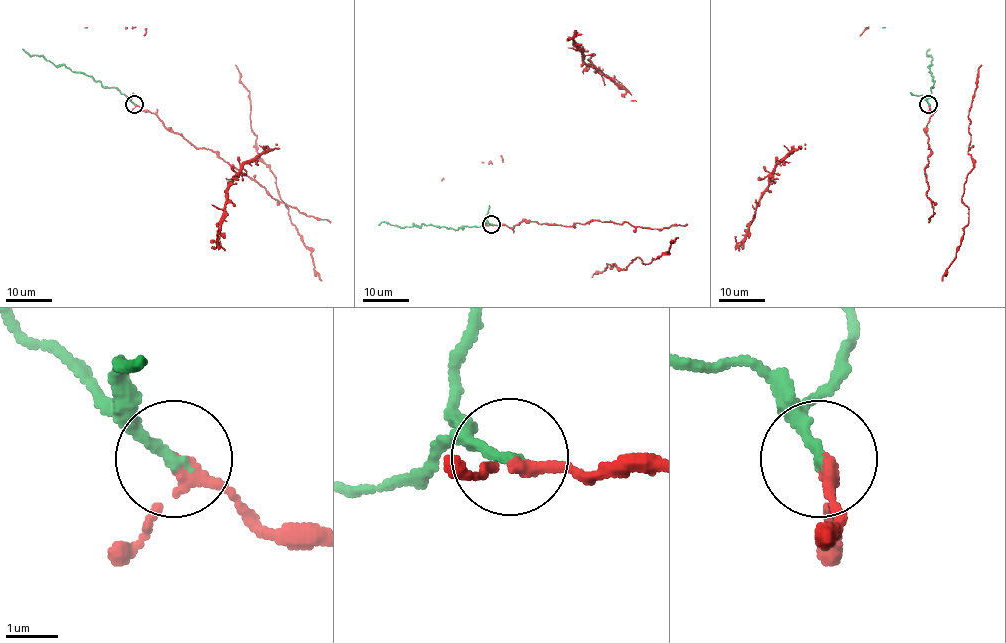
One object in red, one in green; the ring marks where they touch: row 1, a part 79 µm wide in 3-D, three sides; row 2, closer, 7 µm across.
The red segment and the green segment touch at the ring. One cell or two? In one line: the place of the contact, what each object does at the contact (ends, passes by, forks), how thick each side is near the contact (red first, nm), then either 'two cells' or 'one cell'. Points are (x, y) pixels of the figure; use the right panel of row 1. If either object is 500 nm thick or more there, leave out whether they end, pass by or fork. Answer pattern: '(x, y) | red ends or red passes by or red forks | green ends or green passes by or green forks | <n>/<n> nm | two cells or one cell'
(928, 104) | red passes by | green ends | 240/200 nm | one cell

